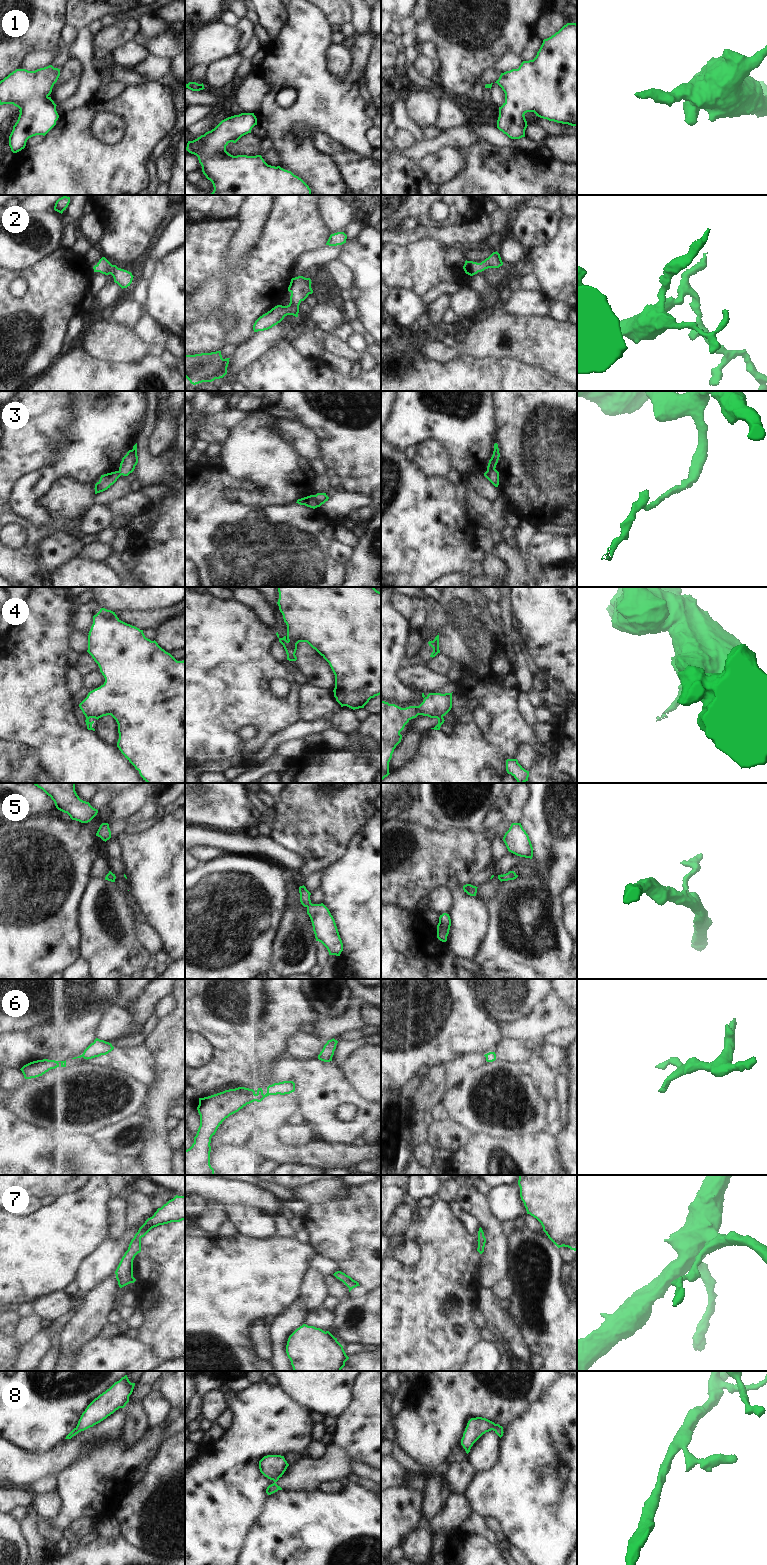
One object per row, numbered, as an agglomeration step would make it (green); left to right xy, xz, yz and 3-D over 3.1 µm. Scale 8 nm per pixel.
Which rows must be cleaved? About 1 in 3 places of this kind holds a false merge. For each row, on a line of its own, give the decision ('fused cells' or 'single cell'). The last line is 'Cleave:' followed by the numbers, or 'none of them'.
1: single cell
2: single cell
3: fused cells
4: fused cells
5: single cell
6: single cell
7: single cell
8: single cell
Cleave: 3, 4

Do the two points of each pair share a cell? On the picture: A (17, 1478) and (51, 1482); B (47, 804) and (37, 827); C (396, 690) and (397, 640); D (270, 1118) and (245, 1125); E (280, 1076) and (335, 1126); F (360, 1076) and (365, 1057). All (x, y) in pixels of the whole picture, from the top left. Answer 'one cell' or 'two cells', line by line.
A: two cells
B: two cells
C: one cell
D: one cell
E: one cell
F: one cell

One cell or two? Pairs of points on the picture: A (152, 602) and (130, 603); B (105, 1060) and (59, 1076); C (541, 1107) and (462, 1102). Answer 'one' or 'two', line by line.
A: one
B: two
C: one

